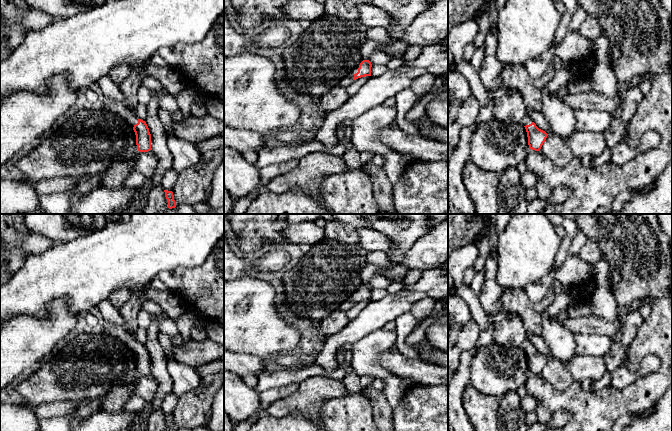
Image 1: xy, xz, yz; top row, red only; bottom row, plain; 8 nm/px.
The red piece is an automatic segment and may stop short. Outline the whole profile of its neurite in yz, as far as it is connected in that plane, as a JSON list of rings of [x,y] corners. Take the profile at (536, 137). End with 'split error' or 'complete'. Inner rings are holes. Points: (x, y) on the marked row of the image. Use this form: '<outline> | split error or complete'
[[[525,115],[520,122],[526,129],[529,149],[540,151],[548,134],[539,129],[529,115]]] | split error

